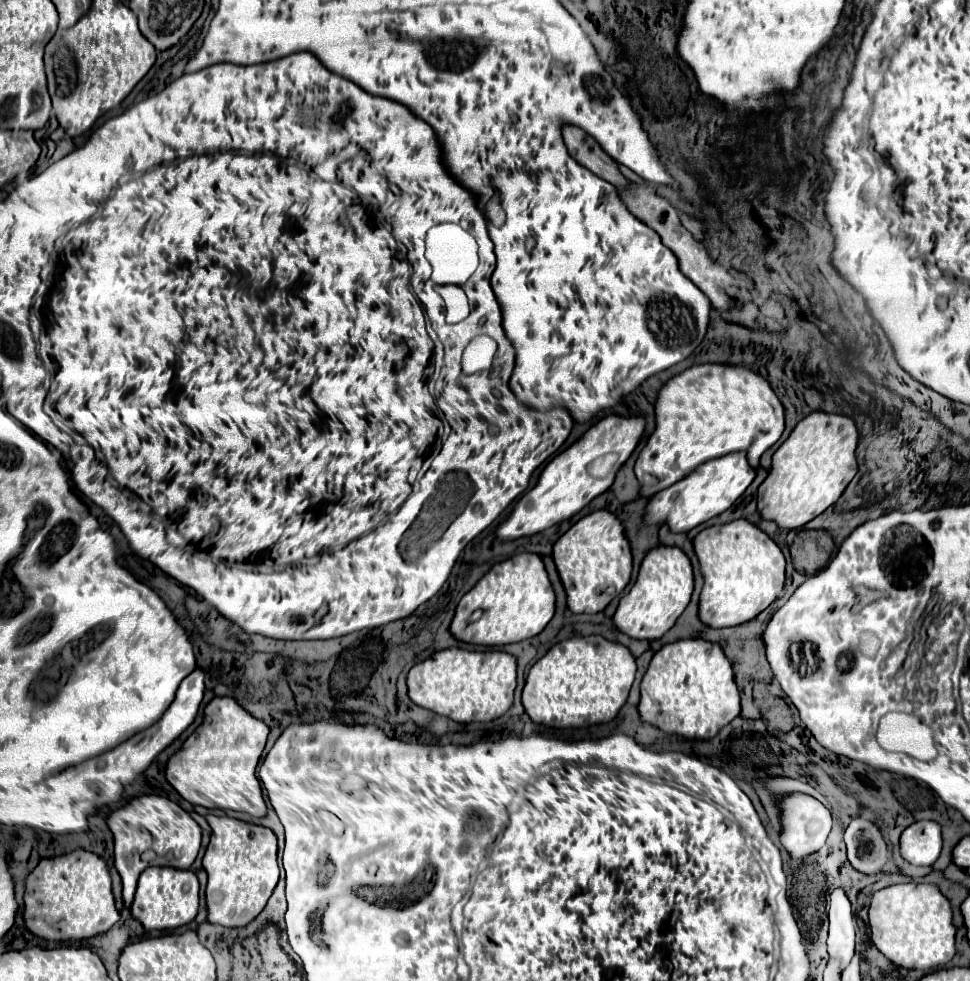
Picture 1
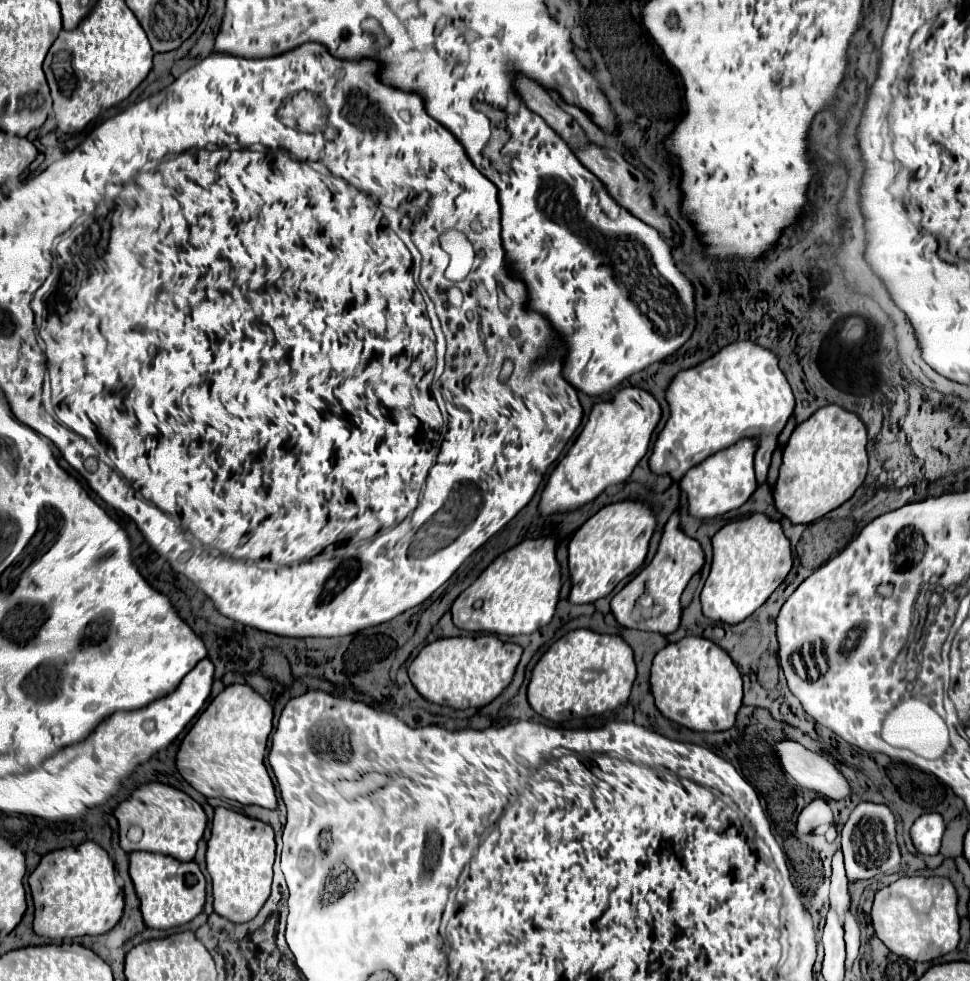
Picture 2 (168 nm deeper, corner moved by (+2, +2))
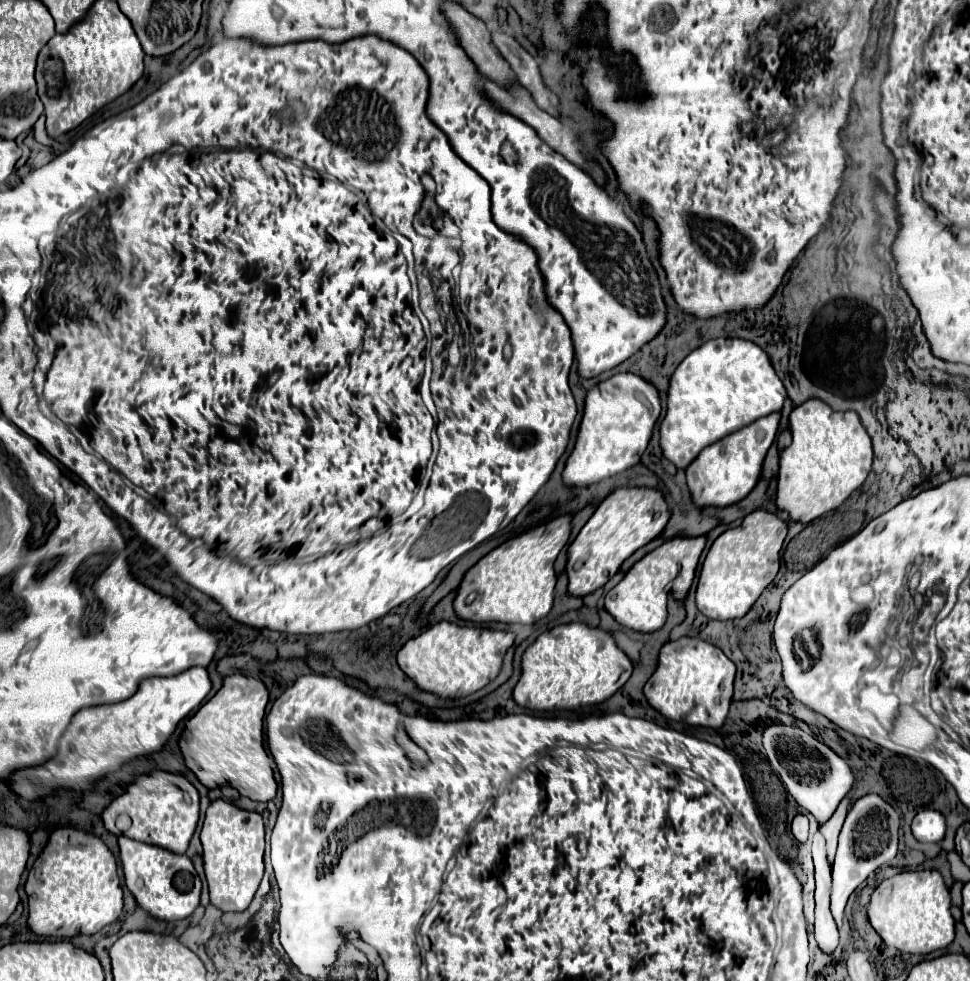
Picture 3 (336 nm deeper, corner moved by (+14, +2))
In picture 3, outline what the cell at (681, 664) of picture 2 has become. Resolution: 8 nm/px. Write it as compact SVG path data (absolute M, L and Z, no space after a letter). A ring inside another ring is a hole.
M680 638L660 648L658 668L644 686L648 704L668 720L686 722L690 726L720 728L732 702L732 682L736 666L720 648L700 638Z

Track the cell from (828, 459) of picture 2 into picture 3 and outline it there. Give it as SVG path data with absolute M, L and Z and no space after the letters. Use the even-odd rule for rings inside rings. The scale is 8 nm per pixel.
M808 400L802 406L794 408L790 414L790 430L792 444L780 452L776 506L780 510L786 510L790 514L790 520L808 524L822 514L836 510L856 488L862 486L872 464L872 442L856 412L834 412L822 400Z

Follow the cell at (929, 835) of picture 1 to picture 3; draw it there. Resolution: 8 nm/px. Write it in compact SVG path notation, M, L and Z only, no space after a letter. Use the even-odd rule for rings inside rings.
M920 810L912 820L912 834L918 842L940 842L944 838L946 822L936 810Z

